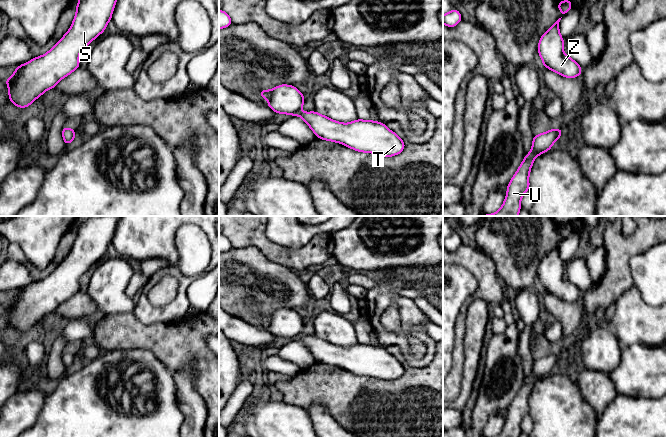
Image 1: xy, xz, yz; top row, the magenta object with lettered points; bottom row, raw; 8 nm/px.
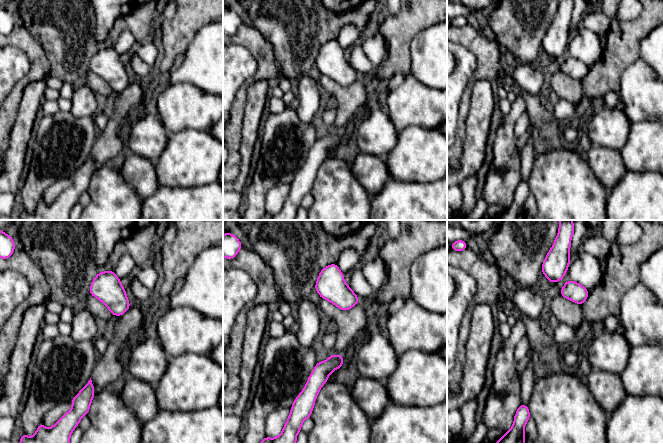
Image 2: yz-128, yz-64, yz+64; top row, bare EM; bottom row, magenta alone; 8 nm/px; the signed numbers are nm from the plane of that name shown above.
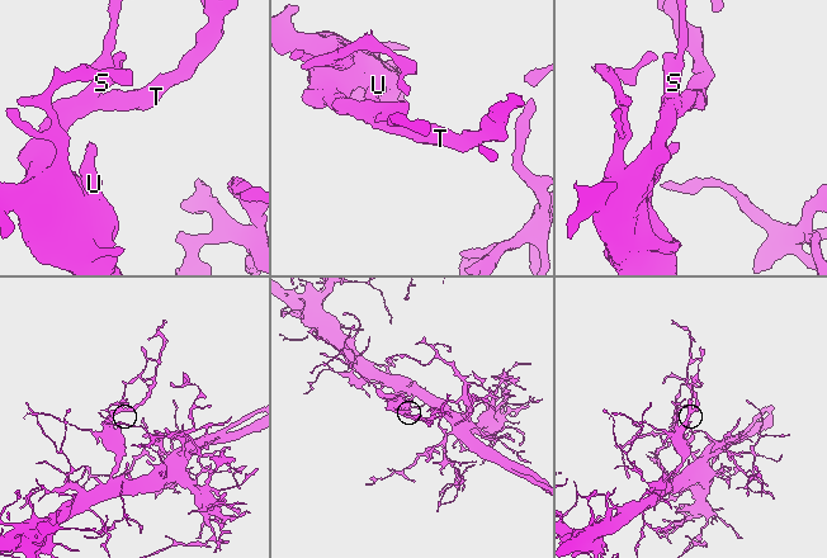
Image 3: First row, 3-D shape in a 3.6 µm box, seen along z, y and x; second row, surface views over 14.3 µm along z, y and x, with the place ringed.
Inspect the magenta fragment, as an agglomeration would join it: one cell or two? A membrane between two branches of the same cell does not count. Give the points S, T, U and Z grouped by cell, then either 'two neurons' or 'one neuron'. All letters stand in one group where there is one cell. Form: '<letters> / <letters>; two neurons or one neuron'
S T U Z; one neuron

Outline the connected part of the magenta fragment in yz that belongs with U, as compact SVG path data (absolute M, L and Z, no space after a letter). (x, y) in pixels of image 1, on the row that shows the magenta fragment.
M562 128L550 129L536 136L533 136L532 148L520 164L507 185L507 193L502 207L494 214L482 216L518 216L521 209L521 198L529 191L529 174L535 158L544 152L549 151L552 145L563 135Z

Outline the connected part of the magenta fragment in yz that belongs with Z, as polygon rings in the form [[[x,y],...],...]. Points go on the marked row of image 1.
[[[559,18],[540,38],[537,52],[543,65],[563,77],[575,78],[581,75],[581,66],[564,54],[564,40],[559,32]]]

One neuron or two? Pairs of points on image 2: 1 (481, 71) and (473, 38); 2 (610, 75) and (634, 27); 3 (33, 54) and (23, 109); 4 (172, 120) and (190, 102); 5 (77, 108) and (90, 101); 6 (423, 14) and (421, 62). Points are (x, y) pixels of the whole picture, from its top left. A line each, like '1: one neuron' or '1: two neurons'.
1: one neuron
2: one neuron
3: two neurons
4: one neuron
5: one neuron
6: two neurons

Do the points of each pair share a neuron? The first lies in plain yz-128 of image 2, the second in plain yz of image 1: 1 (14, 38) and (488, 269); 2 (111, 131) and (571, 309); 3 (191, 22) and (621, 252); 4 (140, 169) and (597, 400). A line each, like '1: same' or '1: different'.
1: same
2: same
3: same
4: same

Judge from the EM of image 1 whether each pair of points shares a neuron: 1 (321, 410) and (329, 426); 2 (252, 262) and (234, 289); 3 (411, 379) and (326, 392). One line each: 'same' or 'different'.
1: same
2: same
3: same

